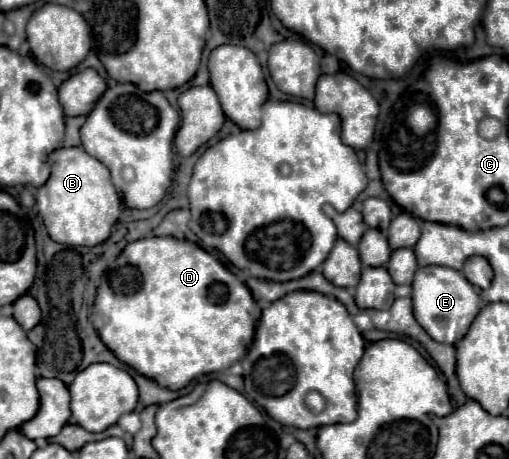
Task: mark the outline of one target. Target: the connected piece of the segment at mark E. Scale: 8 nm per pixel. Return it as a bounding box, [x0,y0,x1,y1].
[413,265,481,343]

